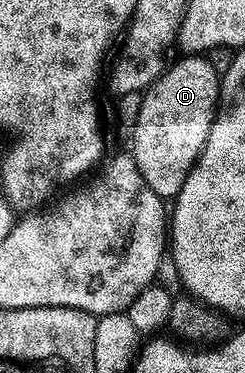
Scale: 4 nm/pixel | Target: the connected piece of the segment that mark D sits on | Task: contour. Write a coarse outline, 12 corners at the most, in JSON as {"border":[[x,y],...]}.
{"border":[[185,54],[131,124],[143,182],[176,198],[201,157],[221,82]]}

